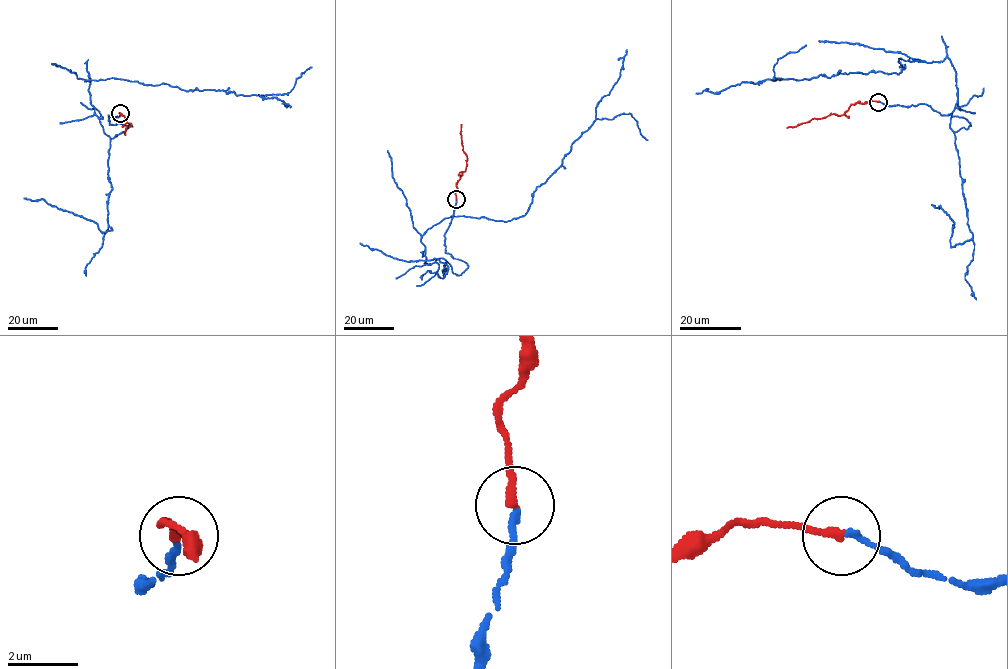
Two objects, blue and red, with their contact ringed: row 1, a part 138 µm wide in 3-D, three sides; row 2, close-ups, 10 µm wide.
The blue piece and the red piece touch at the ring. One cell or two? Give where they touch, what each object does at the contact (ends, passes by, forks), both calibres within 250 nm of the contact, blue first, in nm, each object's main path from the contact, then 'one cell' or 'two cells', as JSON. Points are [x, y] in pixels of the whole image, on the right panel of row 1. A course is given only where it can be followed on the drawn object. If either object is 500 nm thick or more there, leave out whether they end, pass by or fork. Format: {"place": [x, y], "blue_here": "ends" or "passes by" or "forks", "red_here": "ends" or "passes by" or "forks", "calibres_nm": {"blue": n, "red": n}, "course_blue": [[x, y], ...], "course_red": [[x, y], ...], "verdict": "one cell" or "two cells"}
{"place": [878, 102], "blue_here": "ends", "red_here": "ends", "calibres_nm": {"blue": 190, "red": 240}, "course_blue": [[879, 101], [928, 104], [970, 125], [949, 127], [946, 57], [696, 94]], "course_red": [[879, 101], [856, 102], [842, 115], [812, 118], [786, 128]], "verdict": "one cell"}

